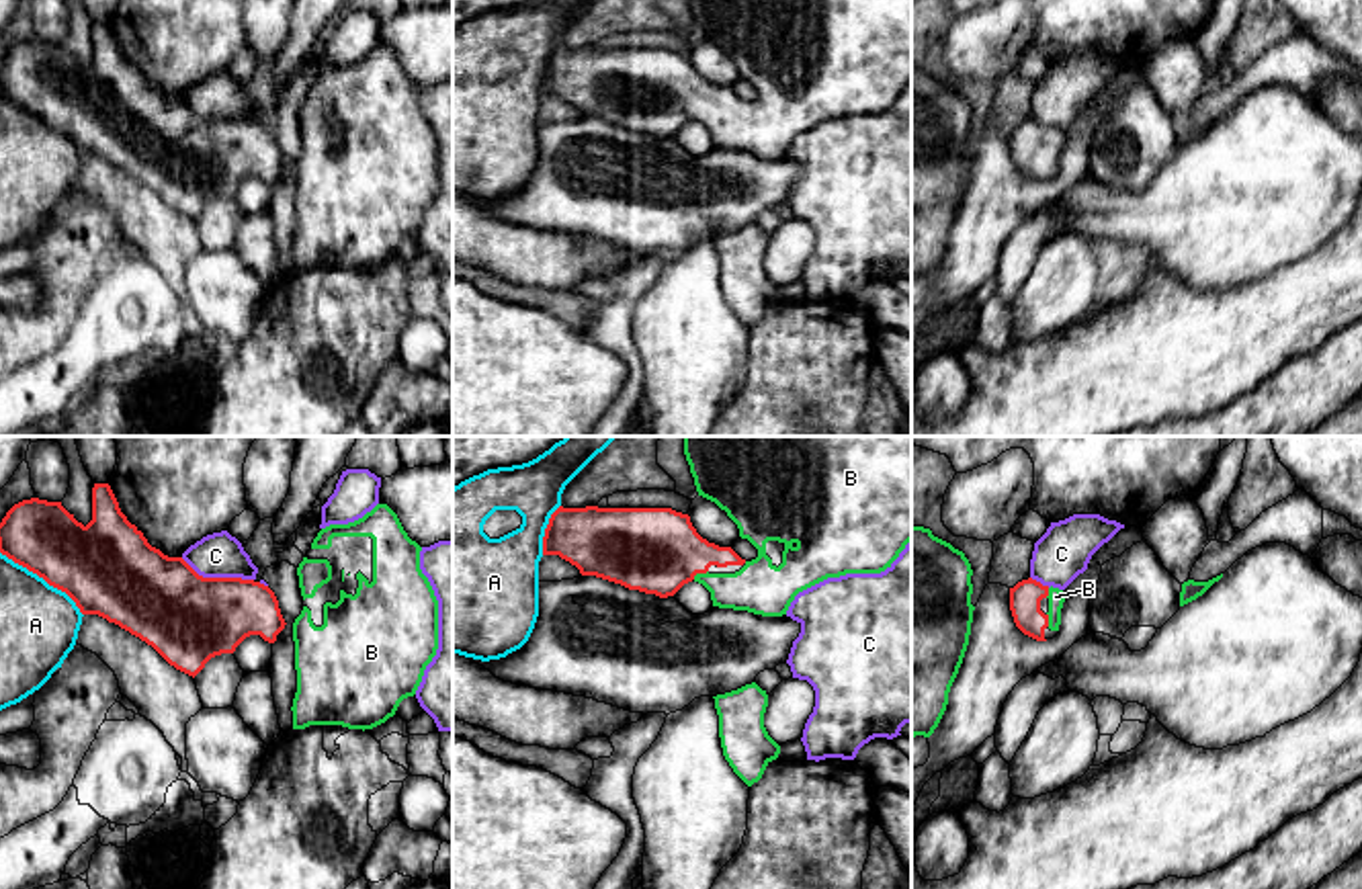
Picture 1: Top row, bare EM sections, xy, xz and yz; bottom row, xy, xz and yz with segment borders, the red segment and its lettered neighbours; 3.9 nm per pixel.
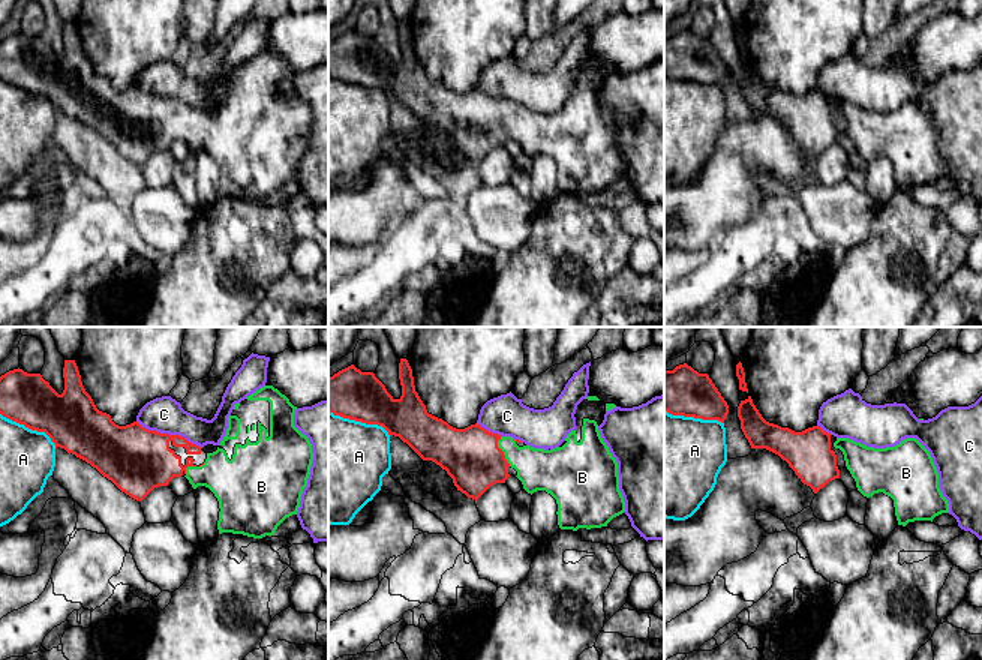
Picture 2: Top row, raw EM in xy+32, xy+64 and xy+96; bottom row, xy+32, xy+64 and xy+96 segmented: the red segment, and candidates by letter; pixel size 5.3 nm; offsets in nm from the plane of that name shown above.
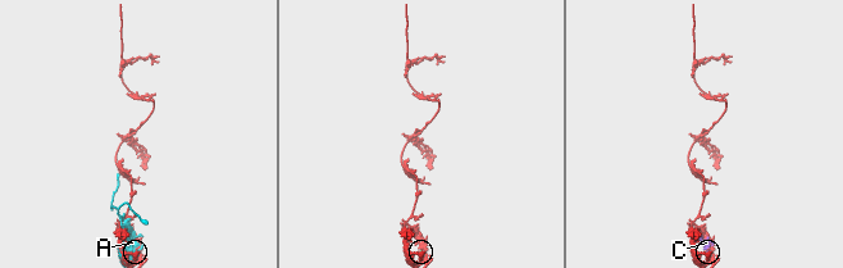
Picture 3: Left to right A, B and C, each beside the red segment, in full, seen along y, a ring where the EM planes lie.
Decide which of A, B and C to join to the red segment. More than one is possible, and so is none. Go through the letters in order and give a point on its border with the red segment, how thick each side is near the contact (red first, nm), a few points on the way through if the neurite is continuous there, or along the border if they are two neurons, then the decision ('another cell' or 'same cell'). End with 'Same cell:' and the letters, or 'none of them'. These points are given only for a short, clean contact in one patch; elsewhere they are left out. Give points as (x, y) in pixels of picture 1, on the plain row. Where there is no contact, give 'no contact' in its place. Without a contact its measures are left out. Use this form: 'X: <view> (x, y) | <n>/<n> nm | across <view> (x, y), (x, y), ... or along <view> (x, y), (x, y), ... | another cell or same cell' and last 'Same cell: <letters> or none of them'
A: xy (44, 119) | 360/300 nm | another cell
B: xz (699, 113) | 340/200 nm | across xz (652, 91), (678, 95), (699, 113), (721, 128), (758, 128) | same cell
C: xy (218, 119) | 360/180 nm | another cell
Same cell: B

